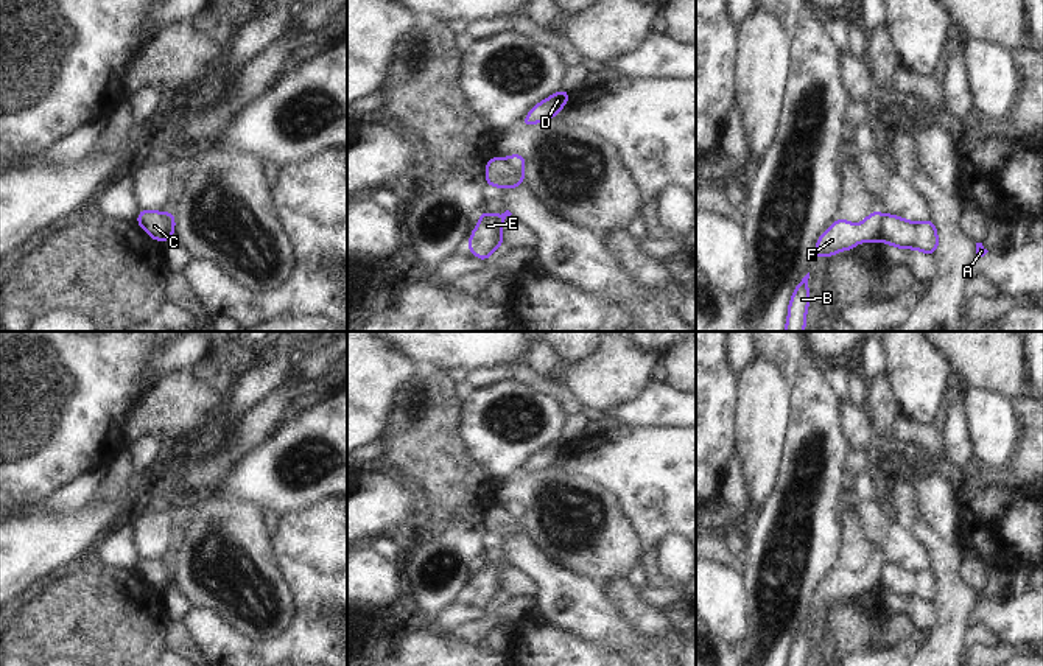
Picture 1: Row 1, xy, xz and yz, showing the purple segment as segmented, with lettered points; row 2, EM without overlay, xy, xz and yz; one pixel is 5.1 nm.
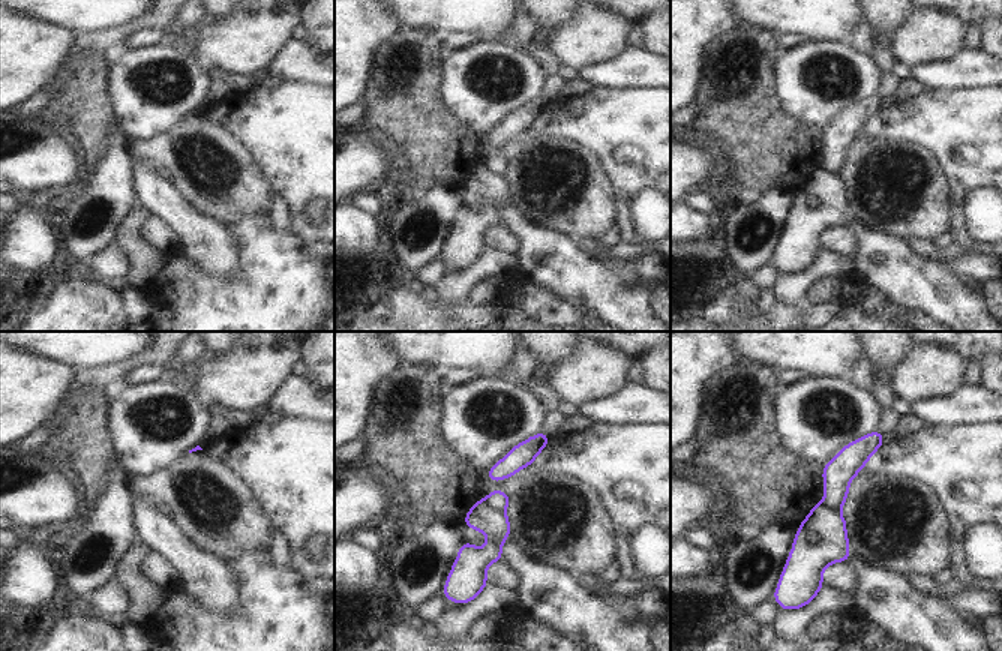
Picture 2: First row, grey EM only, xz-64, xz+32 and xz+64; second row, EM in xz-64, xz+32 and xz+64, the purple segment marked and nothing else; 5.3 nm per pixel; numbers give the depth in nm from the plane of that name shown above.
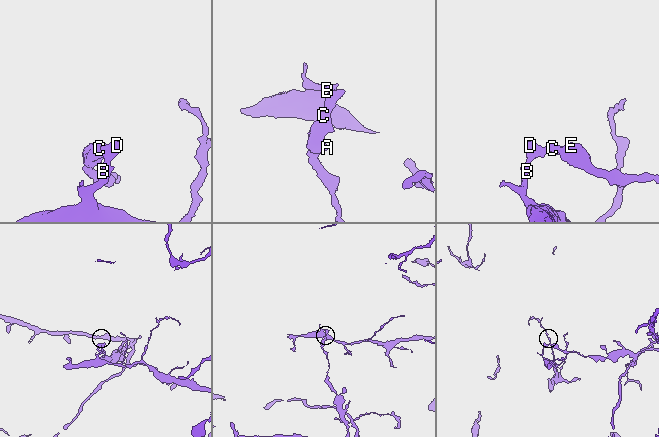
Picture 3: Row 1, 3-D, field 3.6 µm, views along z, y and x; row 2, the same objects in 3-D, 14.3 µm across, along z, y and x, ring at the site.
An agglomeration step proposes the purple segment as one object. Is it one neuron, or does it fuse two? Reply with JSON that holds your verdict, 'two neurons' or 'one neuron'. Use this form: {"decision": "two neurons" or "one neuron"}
{"decision": "two neurons"}

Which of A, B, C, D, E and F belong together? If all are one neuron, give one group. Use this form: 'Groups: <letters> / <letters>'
Groups: A C E / B D F

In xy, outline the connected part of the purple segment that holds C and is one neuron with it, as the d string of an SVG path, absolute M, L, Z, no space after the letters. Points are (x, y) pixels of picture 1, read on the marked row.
M142 209L135 221L146 230L149 238L157 241L167 243L171 237L174 237L174 226L168 224L167 212Z

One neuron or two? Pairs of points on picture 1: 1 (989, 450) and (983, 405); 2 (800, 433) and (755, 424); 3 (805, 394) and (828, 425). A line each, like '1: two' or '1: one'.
1: one
2: two
3: one

